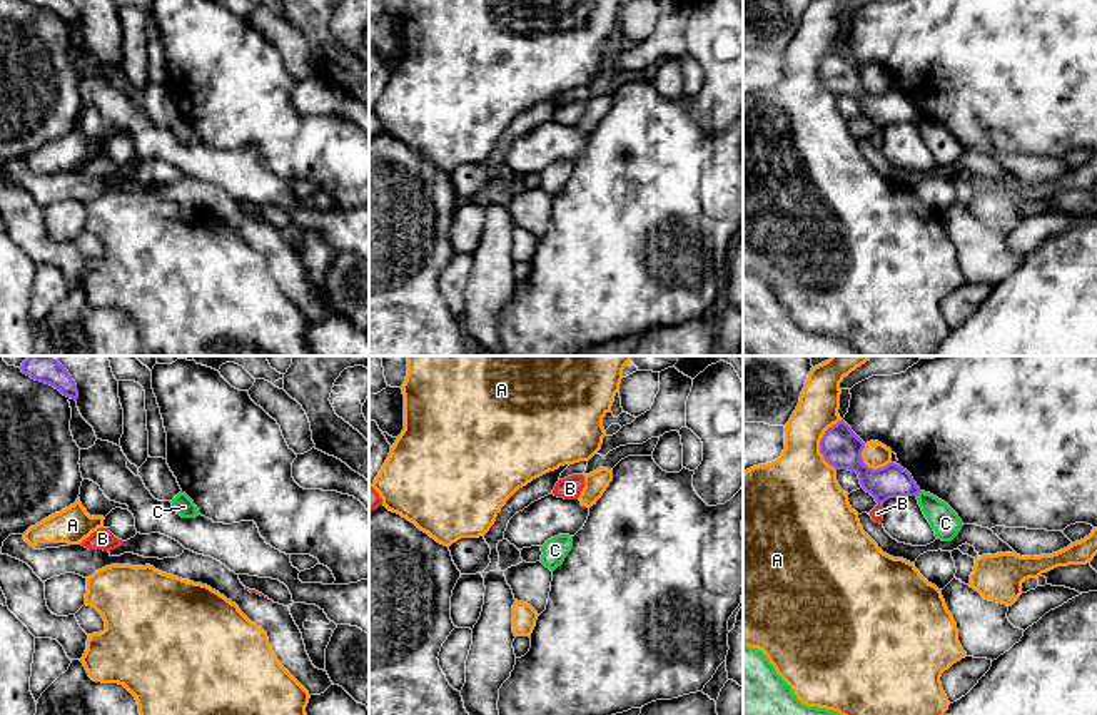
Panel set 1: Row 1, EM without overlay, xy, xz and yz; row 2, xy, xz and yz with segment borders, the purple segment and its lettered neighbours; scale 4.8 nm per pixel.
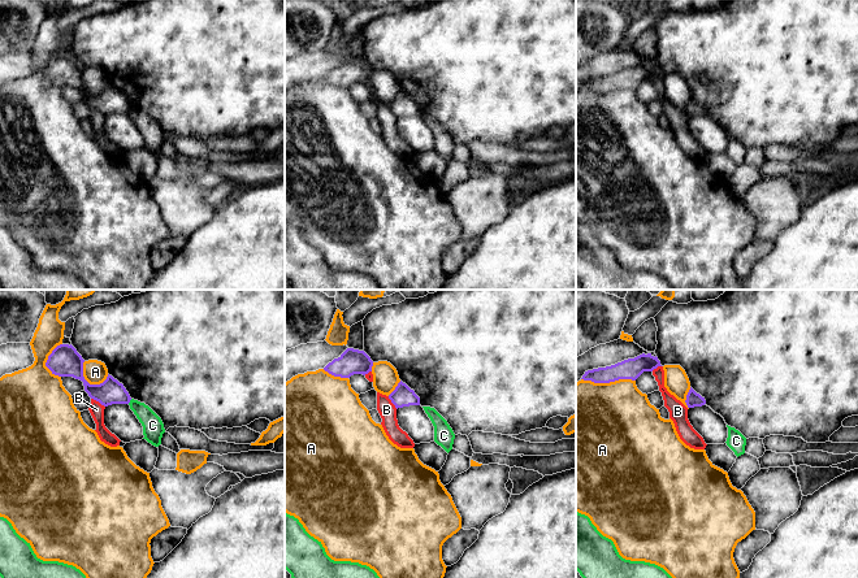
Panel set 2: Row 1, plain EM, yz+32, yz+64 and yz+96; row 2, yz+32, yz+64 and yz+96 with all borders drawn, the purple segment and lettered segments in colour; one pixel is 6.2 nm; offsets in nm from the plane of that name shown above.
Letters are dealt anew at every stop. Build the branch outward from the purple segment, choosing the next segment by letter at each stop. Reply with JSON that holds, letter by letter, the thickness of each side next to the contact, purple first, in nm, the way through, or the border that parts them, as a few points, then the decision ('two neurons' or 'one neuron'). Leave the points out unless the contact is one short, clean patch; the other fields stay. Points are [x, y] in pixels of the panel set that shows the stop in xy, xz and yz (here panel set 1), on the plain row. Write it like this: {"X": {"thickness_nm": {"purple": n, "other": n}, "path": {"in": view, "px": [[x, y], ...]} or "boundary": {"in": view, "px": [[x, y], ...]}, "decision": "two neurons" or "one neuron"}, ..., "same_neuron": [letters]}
{"A": {"thickness_nm": {"purple": 190, "other": 360}, "decision": "two neurons"}, "B": {"thickness_nm": {"purple": 160, "other": 60}, "boundary": {"in": "yz", "px": [[879, 127], [882, 131]]}, "decision": "two neurons"}, "C": {"thickness_nm": {"purple": 160, "other": 140}, "boundary": {"in": "yz", "px": [[920, 117], [917, 122]]}, "decision": "two neurons"}, "same_neuron": []}

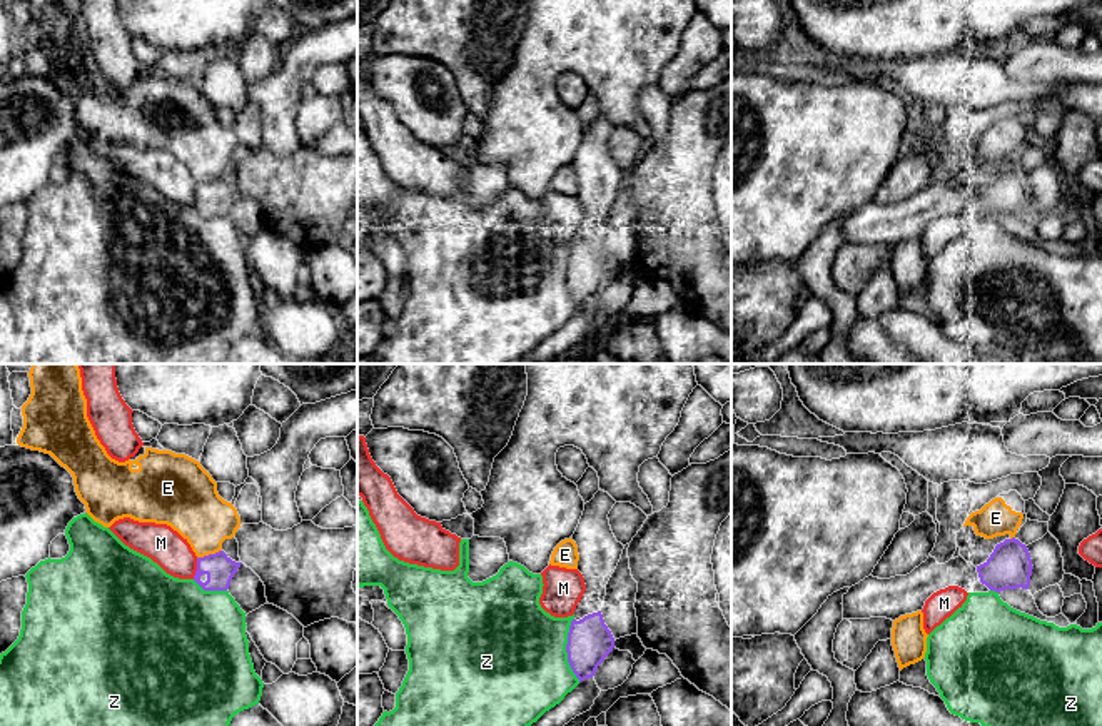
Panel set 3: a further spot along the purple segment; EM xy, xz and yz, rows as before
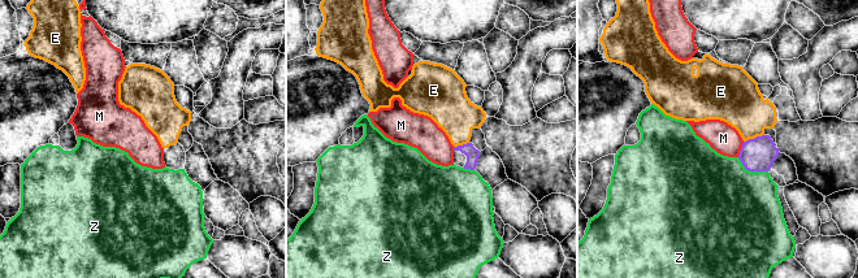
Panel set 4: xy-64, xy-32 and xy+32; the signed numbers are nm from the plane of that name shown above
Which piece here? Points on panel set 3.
{"E": {"thickness_nm": {"purple": 140, "other": 280}, "boundary": {"in": "xy", "px": [[221, 176], [197, 184]]}, "decision": "two neurons"}, "M": {"thickness_nm": {"purple": 140, "other": 180}, "decision": "two neurons"}, "Z": {"thickness_nm": {"purple": 220, "other": 500}, "decision": "two neurons"}, "same_neuron": []}

